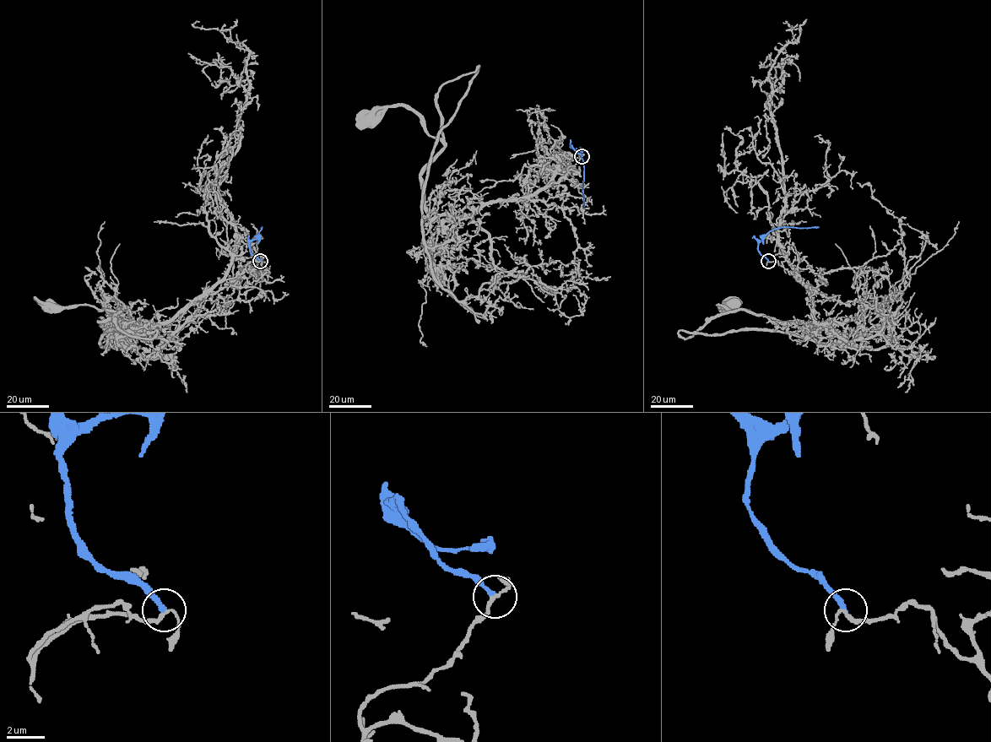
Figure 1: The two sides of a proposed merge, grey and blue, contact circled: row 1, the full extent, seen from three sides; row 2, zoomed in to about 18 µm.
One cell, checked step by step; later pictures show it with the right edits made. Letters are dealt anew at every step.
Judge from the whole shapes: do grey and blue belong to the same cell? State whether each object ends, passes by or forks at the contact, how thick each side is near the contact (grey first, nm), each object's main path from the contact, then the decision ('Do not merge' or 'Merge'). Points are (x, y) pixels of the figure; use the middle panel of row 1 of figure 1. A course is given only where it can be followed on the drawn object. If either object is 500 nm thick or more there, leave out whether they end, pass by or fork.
At the ring grey passes by. At the ring blue ends. Thickness 170 nm (grey) against 240 nm. Course of grey: (582, 155), (531, 195), (435, 215), (425, 206), (421, 171), (444, 144), (404, 106), (387, 106), (370, 119). Course of blue: (582, 155), (571, 145), (580, 151), (583, 165), (584, 206). Do not merge

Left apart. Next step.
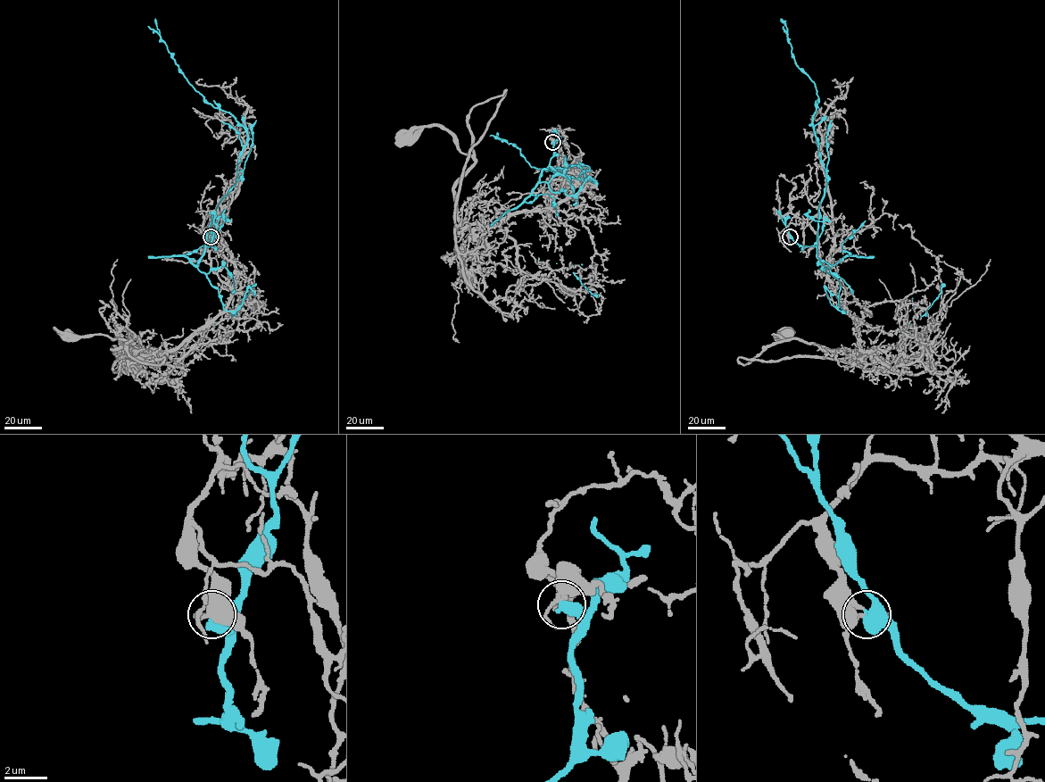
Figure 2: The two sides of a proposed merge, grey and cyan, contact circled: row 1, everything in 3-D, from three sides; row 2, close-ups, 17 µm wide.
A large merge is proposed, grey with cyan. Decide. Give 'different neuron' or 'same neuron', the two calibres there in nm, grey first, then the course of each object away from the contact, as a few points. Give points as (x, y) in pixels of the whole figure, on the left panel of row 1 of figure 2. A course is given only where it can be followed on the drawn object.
different neuron | 320/600 nm | grey via (211, 237), (216, 222), (219, 249), (236, 265), (232, 295), (175, 347), (116, 351), (133, 344), (67, 335) | cyan via (211, 237), (211, 245), (206, 246), (212, 213), (236, 180), (247, 133), (189, 83), (161, 38), (155, 18)

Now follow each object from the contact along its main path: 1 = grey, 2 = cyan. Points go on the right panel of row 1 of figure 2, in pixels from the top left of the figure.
1: (790, 237), (791, 223), (809, 224), (859, 347), (873, 349), (825, 349), (773, 335), (785, 335)
2: (790, 237), (800, 245), (816, 245), (826, 180), (812, 122), (815, 83), (796, 64), (781, 18)

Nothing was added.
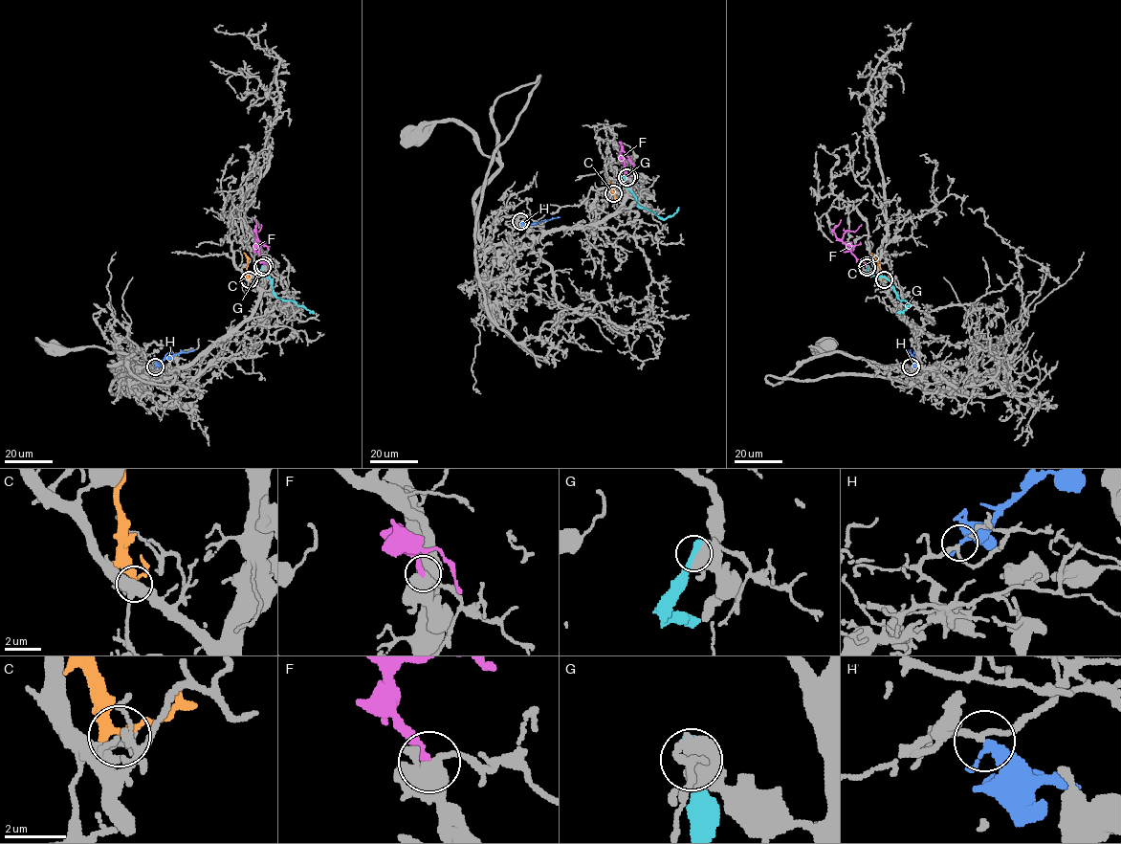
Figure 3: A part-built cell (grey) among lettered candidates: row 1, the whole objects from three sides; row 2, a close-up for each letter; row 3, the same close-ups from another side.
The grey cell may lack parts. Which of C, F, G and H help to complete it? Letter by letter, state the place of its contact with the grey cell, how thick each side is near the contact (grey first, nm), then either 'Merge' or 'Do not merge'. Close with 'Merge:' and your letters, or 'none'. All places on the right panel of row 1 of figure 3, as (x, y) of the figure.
C: Touches grey at (884, 279). Thickness 240 nm (grey) against 280 nm. Do not merge
F: Touches grey at (867, 265). Thickness 480 nm (grey) against 280 nm. Merge
G: Touches grey at (867, 267). Thickness 550 nm (grey) against 480 nm. Do not merge
H: Touches grey at (911, 366). Thickness 160 nm (grey) against 200 nm. Merge
Merge: F, H

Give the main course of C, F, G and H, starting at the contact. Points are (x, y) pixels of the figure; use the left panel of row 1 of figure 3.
C: (249, 279), (247, 258), (244, 252)
F: (264, 265), (254, 249), (255, 231), (258, 232), (261, 224)
G: (261, 267), (258, 275), (269, 277), (277, 297), (292, 299), (313, 313)
H: (155, 366), (166, 357), (194, 349)

